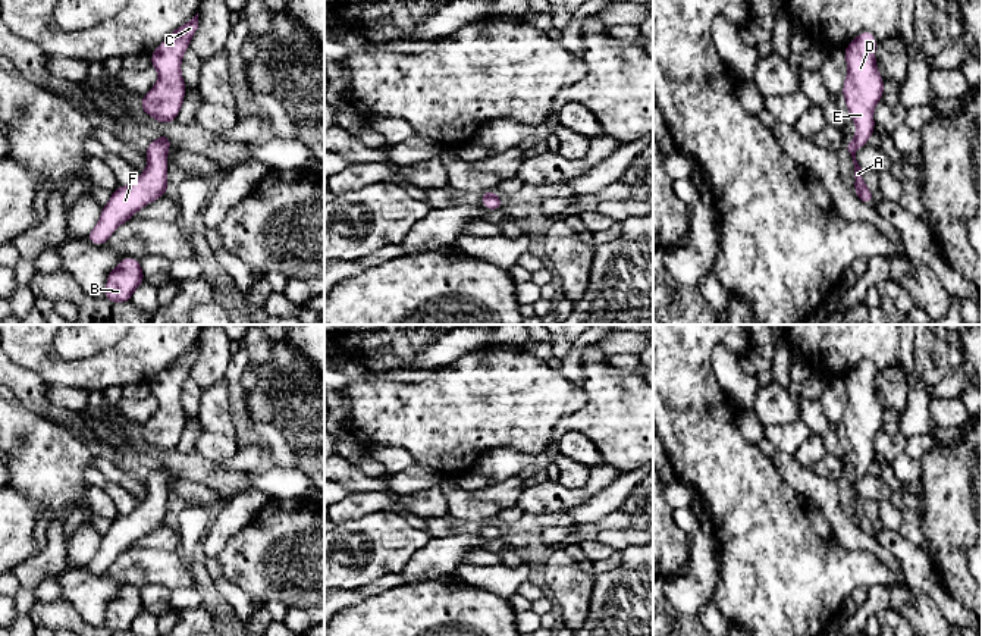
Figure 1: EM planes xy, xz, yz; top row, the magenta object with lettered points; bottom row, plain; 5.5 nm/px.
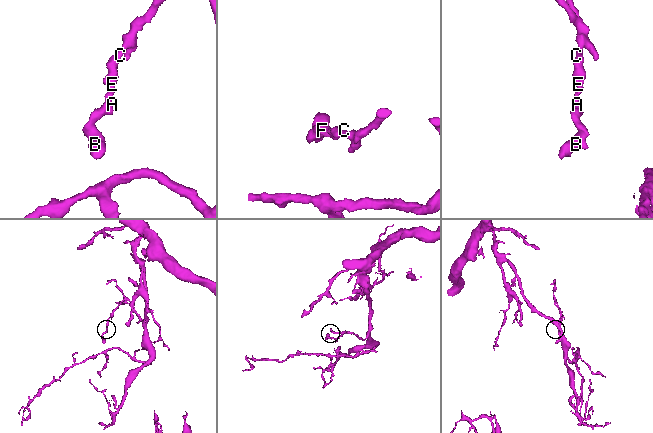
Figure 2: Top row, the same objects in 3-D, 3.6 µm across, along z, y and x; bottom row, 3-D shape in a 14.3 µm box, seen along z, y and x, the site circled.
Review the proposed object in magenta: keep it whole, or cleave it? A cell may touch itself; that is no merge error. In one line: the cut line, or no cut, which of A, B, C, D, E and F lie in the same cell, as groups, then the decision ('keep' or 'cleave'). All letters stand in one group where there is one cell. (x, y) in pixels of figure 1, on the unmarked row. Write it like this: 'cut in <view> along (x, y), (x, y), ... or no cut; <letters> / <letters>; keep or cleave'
no cut; A B C D E F; keep

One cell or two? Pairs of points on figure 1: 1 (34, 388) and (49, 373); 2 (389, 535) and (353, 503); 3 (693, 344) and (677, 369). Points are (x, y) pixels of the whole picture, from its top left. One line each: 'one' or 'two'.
1: two
2: two
3: one

